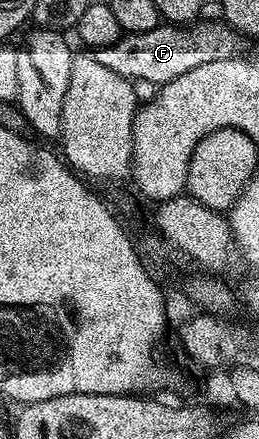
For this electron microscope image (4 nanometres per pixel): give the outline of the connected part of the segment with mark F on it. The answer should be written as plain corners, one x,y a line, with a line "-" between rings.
223,19
204,20
177,26
171,22
162,22
154,30
130,32
121,35
118,42
105,48
95,49
94,55
102,66
114,70
114,74
124,77
129,82
145,80
151,86
159,86
178,78
178,74
186,74
194,70
194,66
202,66
206,62
231,60
236,48
238,32

